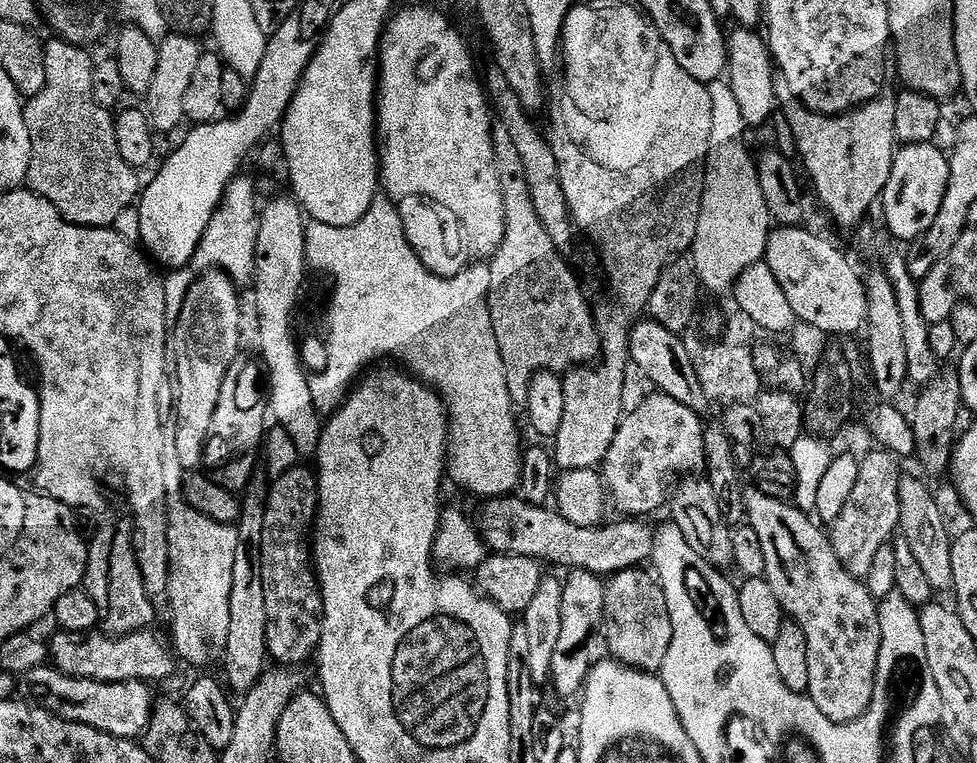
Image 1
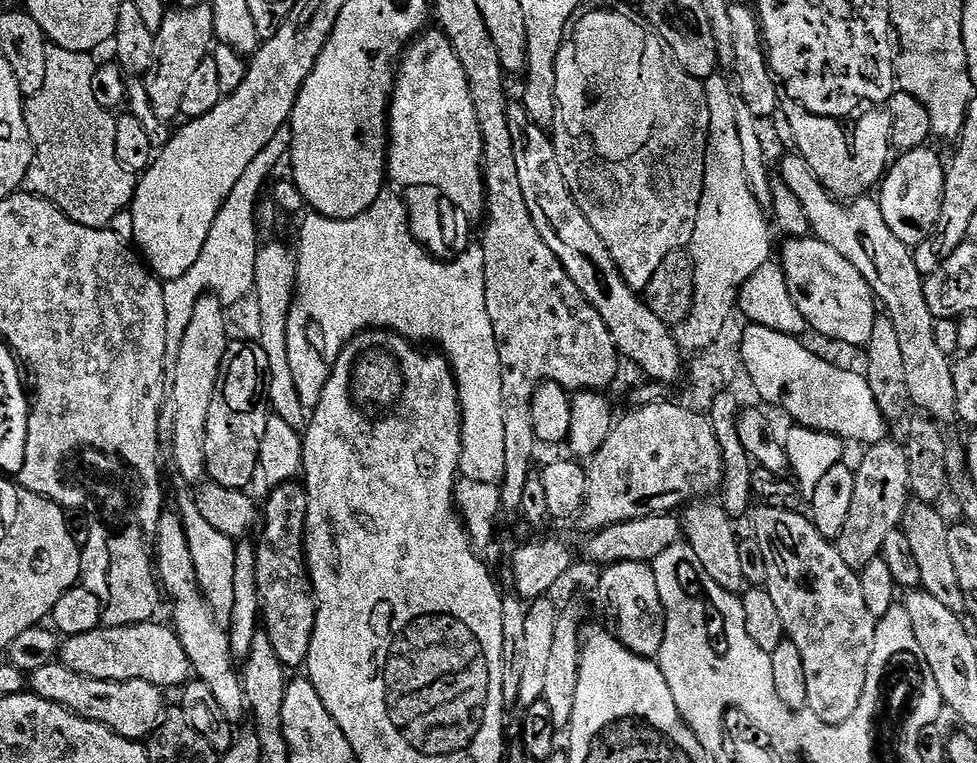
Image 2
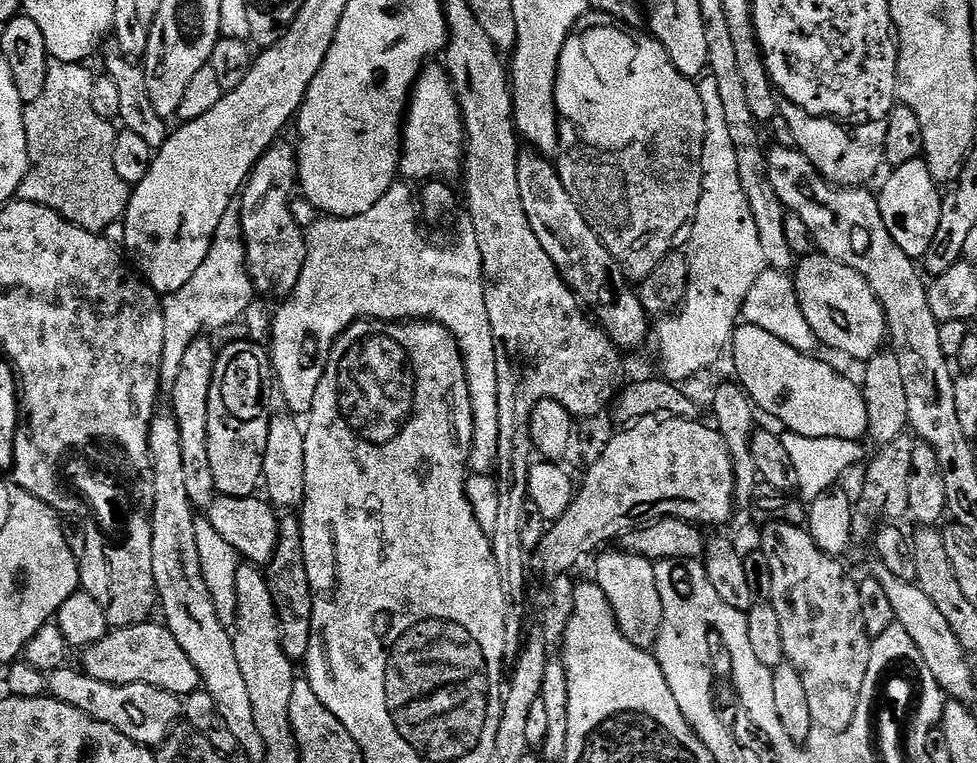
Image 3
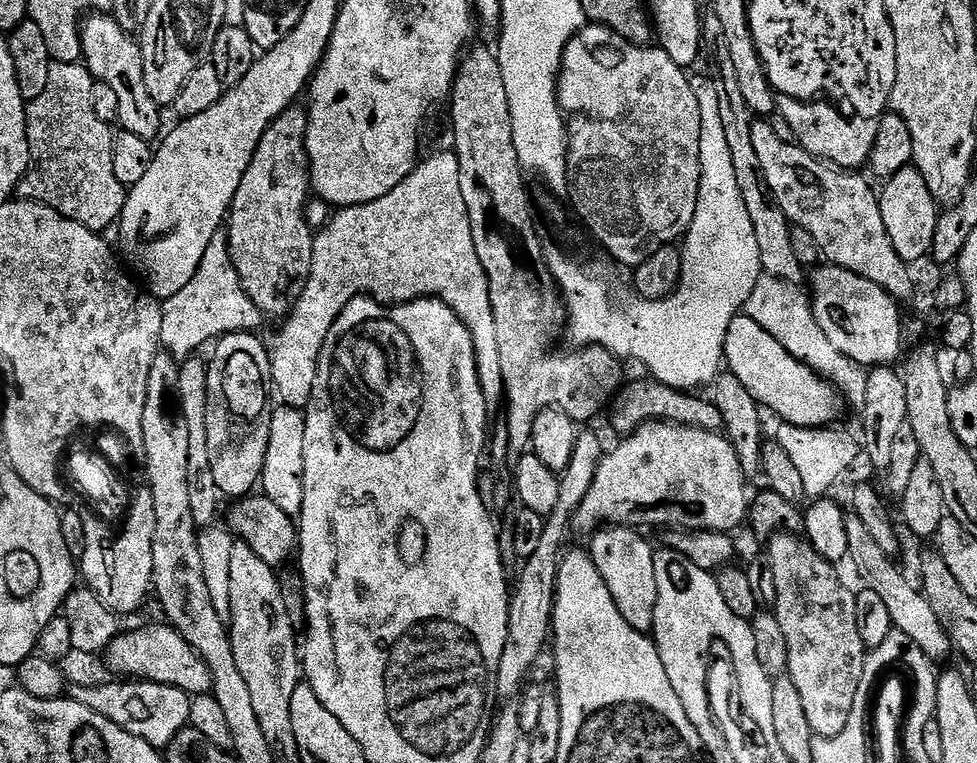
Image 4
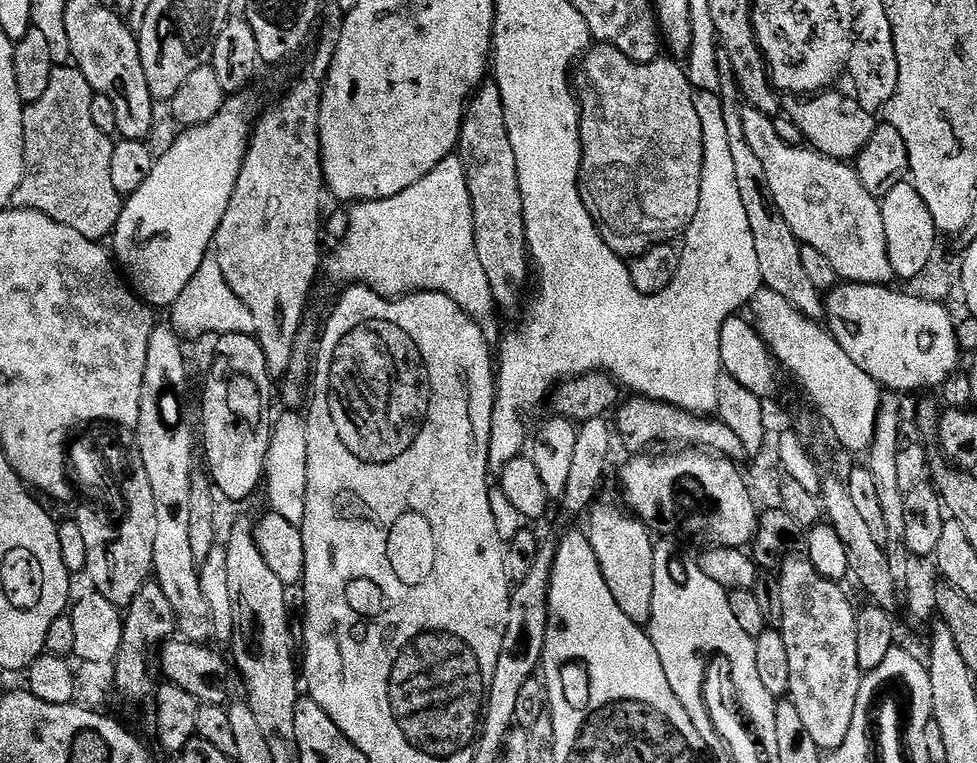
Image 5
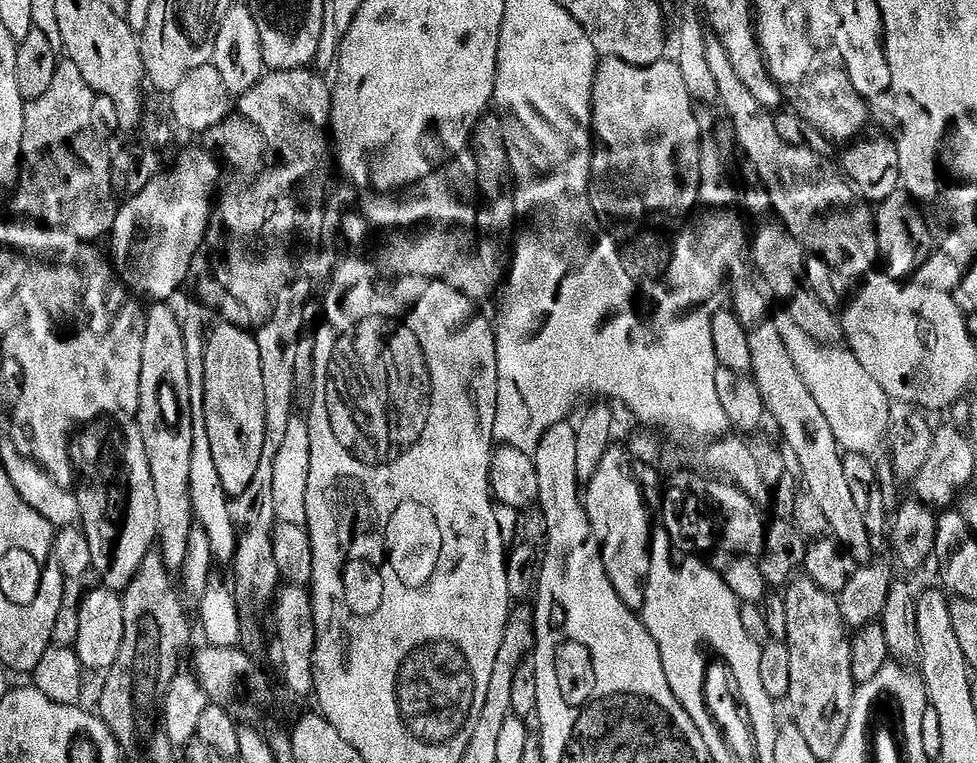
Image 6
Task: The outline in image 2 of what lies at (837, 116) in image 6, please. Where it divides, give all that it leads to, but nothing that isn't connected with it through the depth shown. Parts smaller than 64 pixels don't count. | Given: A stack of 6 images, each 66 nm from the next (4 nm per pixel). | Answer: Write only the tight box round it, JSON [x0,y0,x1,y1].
[779,99,892,202]

